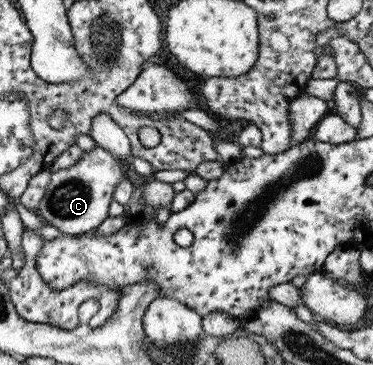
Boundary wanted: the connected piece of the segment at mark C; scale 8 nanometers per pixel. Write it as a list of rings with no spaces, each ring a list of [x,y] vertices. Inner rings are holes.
[[[94,144],[93,149],[89,152],[82,152],[80,158],[72,166],[52,172],[45,193],[42,195],[42,199],[38,201],[36,216],[40,216],[43,223],[54,226],[56,232],[63,235],[82,235],[93,232],[100,222],[108,216],[108,204],[112,198],[114,187],[120,183],[122,178],[125,178],[125,173],[122,172],[122,166],[118,161],[118,158],[114,158],[110,152],[106,152],[104,148]]]

